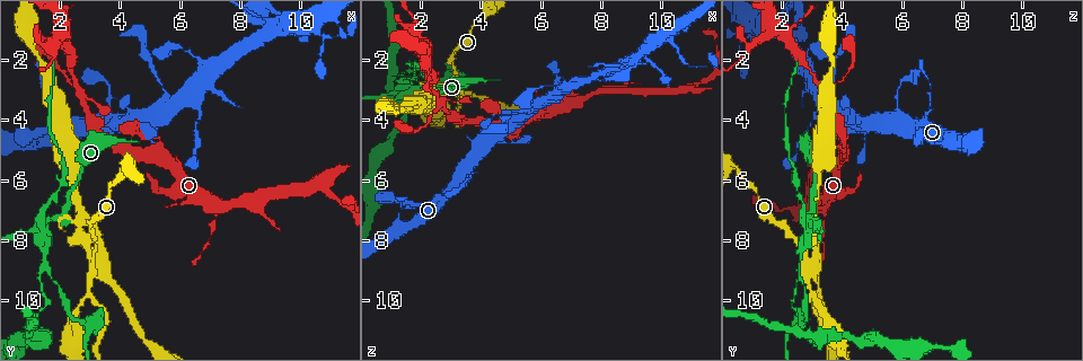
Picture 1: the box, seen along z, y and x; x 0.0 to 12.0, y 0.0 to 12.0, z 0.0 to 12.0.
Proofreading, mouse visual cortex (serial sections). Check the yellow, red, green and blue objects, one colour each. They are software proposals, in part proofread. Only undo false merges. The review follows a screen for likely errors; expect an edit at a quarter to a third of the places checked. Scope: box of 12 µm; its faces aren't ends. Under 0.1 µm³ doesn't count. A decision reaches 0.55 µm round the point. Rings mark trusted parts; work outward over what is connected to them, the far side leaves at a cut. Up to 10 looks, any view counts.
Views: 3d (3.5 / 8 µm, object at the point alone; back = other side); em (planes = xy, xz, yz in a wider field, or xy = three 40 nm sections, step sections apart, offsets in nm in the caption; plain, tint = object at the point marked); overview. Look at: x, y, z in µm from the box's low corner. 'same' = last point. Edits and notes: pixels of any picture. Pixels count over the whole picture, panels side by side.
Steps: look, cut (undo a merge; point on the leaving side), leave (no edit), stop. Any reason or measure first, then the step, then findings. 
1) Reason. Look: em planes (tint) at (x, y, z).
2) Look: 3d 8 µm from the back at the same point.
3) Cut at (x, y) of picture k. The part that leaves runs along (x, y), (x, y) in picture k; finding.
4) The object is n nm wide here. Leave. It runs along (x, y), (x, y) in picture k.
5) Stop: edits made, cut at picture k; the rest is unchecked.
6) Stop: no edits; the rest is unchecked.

Three-way junction. Look: 3d 3.5 µm at (2.7, 3.0, 3.4).

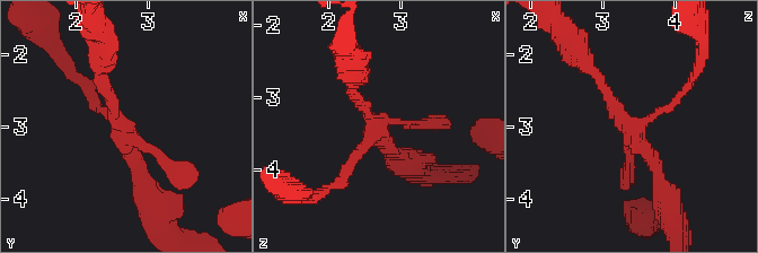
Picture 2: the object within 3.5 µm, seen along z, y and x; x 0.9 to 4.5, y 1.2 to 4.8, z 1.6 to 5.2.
Look: em xy step 2 (tint) at (2.70, 3.00, 3.45).

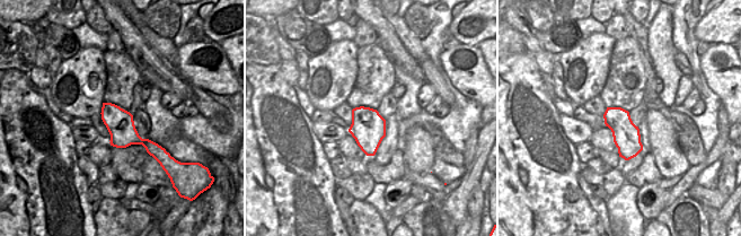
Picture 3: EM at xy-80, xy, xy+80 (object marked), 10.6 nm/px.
Leave. All the same cell.

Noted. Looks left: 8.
Narrows sharply. Look: 3d 3.5 µm at (5.3, 2.6, 3.8).

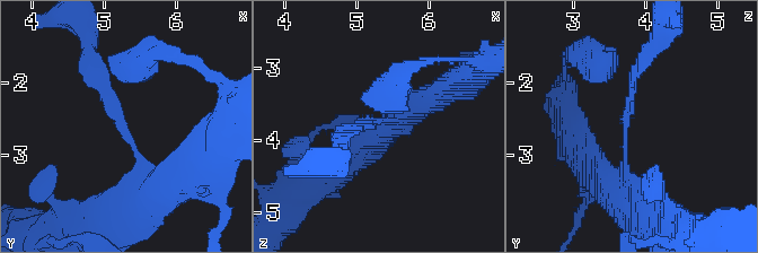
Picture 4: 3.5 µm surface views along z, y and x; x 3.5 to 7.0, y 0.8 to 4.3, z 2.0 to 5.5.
The arms are 150, 300 nm wide; shape alone is not enough. Look: em xy step 5 (tint) at (5.30, 2.70, 3.70).

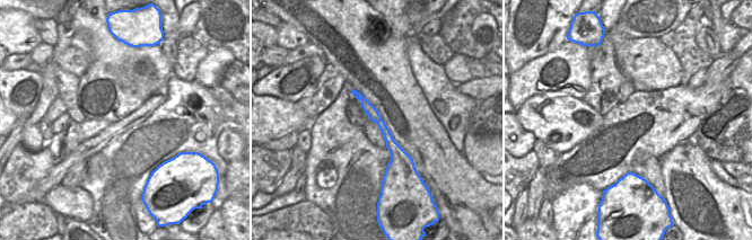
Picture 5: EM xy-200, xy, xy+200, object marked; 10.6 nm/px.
Cut it another way. Look: em xy step 1 (tint) at the same point.

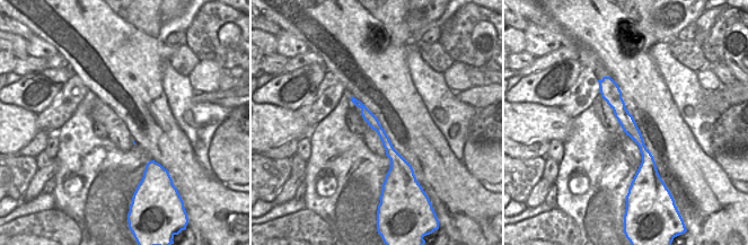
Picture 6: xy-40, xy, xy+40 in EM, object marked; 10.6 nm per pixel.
Leave. It runs along (133, 210), (137, 151), (91, 68) in picture 4; all the same cell.

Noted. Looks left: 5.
Four-way junction. Look: 3d 3.5 µm from the back at (1.4, 7.8, 3.0).

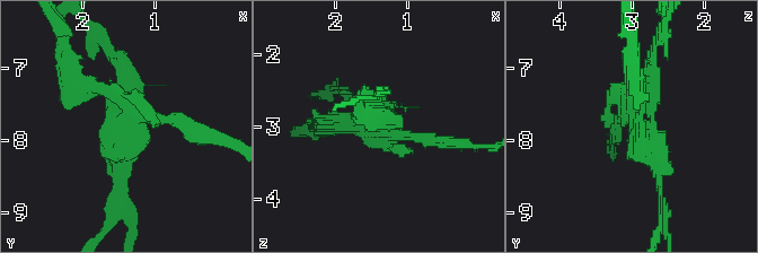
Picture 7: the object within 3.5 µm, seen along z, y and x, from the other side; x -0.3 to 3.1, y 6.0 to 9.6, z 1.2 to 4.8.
Look: em xy step 3 (tint) at (1.45, 7.80, 2.90).

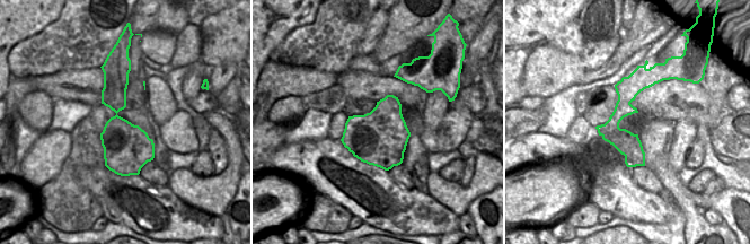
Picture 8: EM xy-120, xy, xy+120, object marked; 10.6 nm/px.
Cut at (345, 90) of picture 7. A border runs along (629, 103), (623, 103), (615, 110) in picture 8; a second cell is stuck on.

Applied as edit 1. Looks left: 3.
Four-way junction. Look: 3d 3.5 µm at (3.1, 8.8, 2.8).

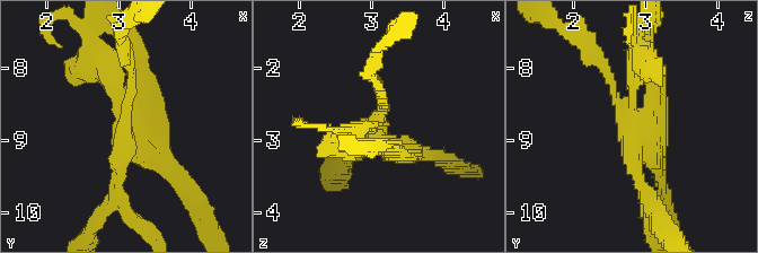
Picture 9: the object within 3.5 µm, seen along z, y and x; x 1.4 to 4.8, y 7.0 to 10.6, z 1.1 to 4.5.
Shape alone is not enough. Look: em xy step 5 (tint) at (3.05, 8.75, 2.70).

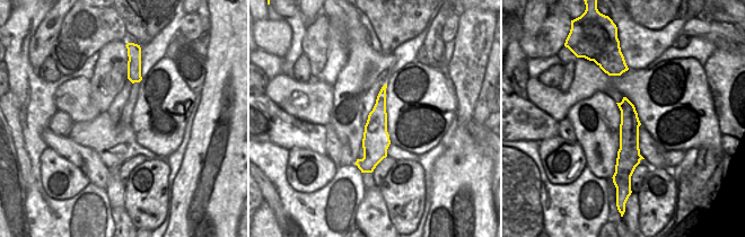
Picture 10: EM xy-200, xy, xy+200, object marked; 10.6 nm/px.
Look: em xy step 3 (tint) at the same point.

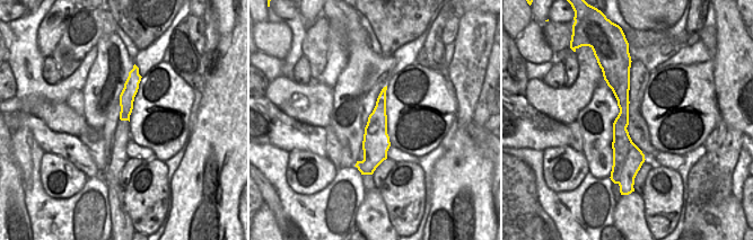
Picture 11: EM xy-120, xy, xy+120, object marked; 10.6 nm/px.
The object is 280 nm wide here. Cut at (341, 158) of picture 9. A border runs along (632, 142), (620, 175) in picture 11; a second cell is stuck on.

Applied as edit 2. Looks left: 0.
Stop: edits made, cut at picture 7, cut at picture 9; the rest is unchecked.

